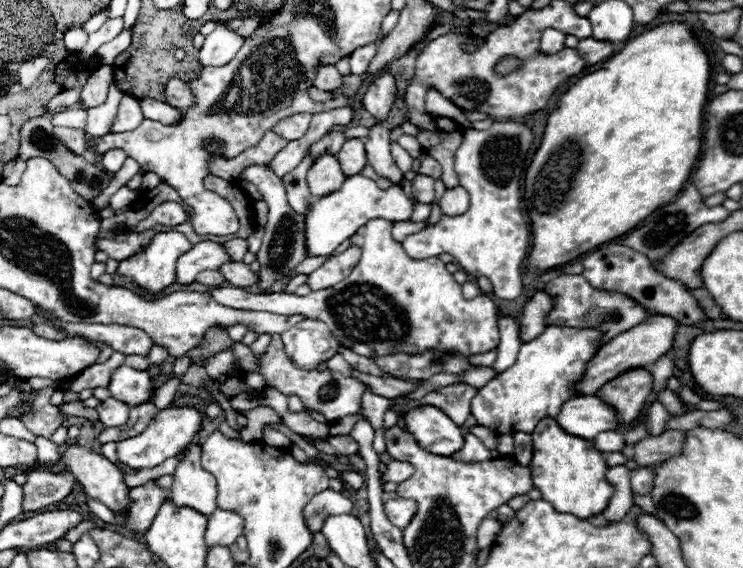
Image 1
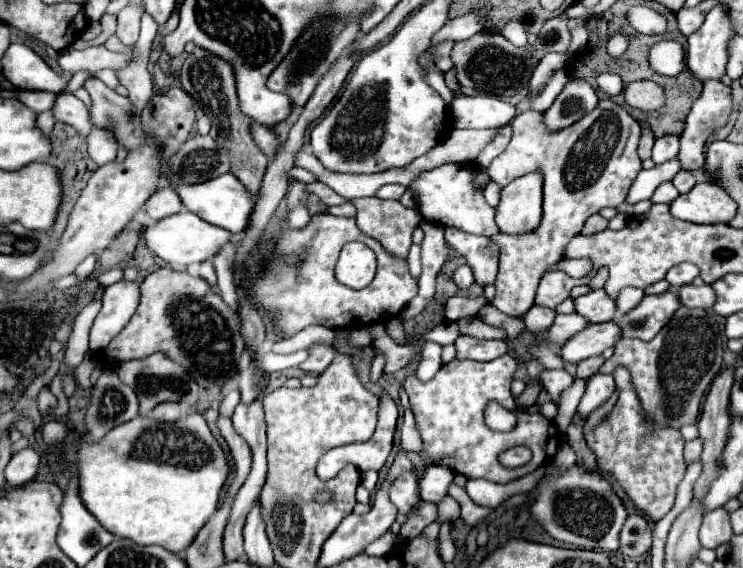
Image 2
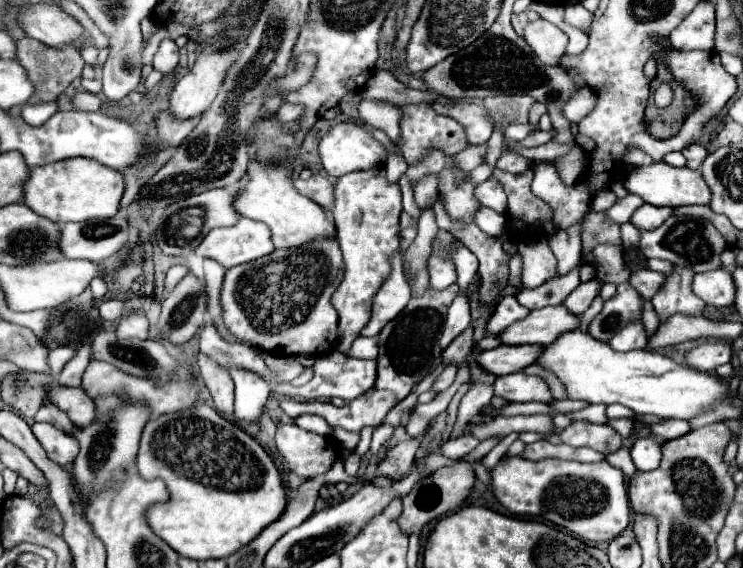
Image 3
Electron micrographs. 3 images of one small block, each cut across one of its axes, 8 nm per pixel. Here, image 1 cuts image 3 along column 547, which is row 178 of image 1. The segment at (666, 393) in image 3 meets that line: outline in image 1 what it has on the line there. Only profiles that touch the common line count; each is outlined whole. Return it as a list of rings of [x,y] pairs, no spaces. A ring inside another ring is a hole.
[[[356,174],[348,176],[338,192],[330,196],[322,196],[316,204],[306,212],[306,252],[308,256],[328,256],[336,250],[344,240],[352,238],[360,226],[368,220],[384,218],[390,222],[408,222],[414,212],[414,200],[410,200],[402,186],[392,186],[388,190],[380,190],[374,180]]]

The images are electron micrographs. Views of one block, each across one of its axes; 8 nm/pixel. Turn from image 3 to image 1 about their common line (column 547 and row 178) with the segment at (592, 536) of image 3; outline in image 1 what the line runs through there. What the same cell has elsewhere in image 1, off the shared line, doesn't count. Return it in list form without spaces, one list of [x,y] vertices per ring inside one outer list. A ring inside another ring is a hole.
[[[494,122],[488,130],[464,130],[462,144],[456,150],[456,174],[460,186],[470,194],[470,208],[460,216],[442,214],[434,226],[428,226],[412,236],[408,236],[402,246],[410,258],[432,258],[442,252],[454,256],[454,260],[474,276],[490,278],[494,294],[502,300],[514,300],[522,292],[522,262],[530,246],[530,226],[520,212],[520,174],[524,172],[524,158],[532,146],[534,134],[526,124],[516,122]]]

